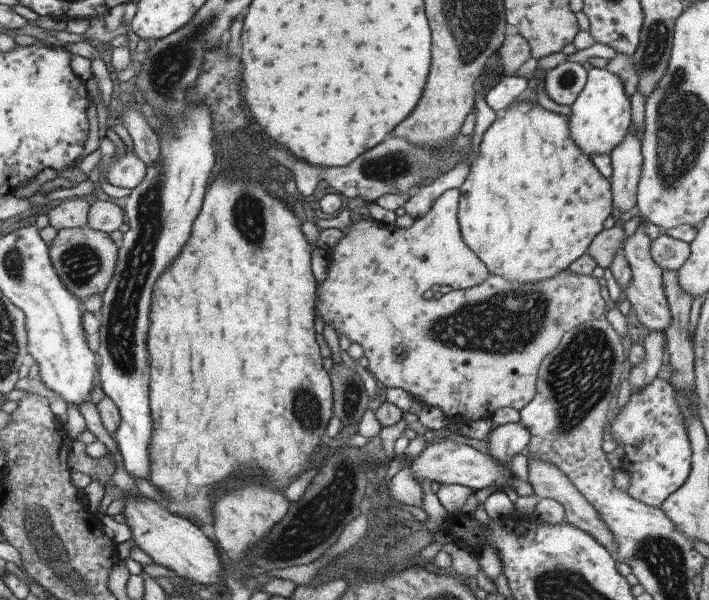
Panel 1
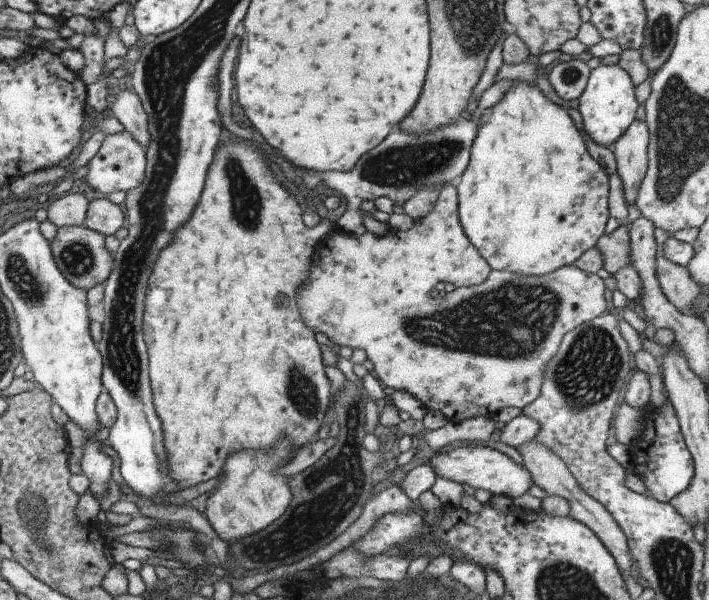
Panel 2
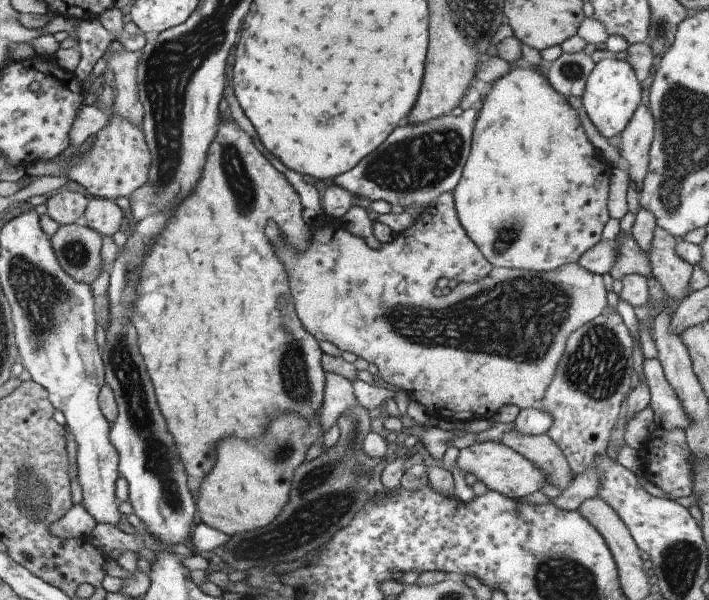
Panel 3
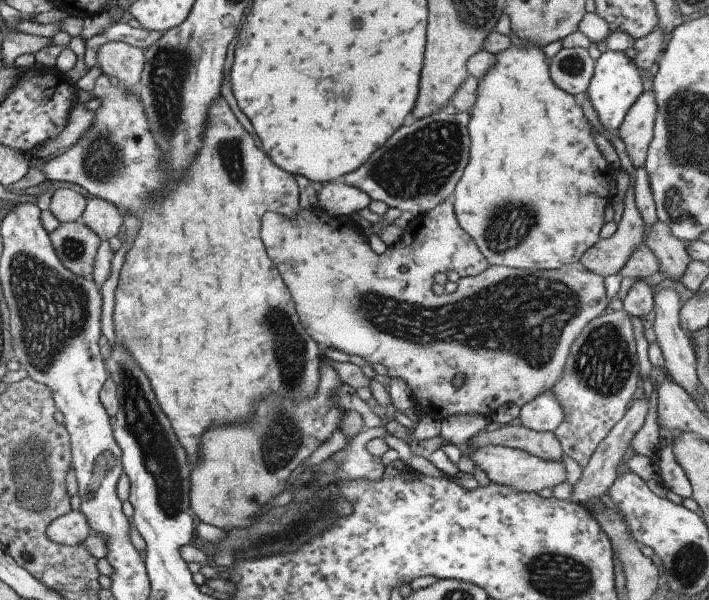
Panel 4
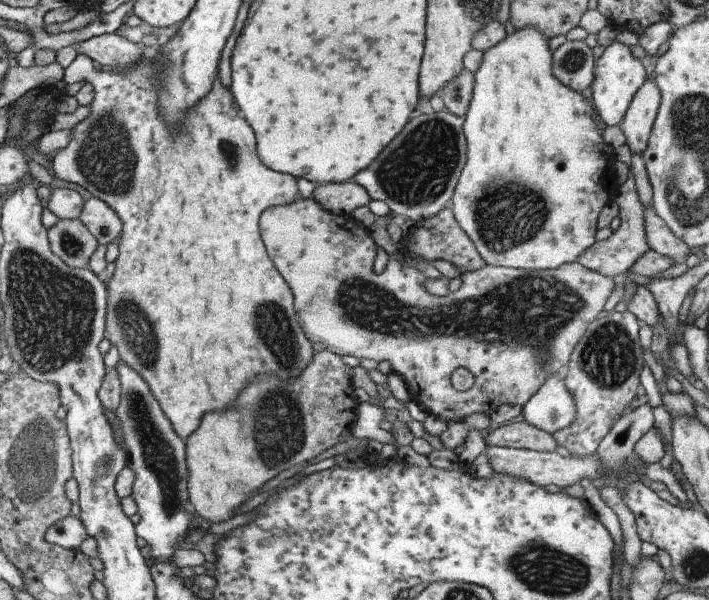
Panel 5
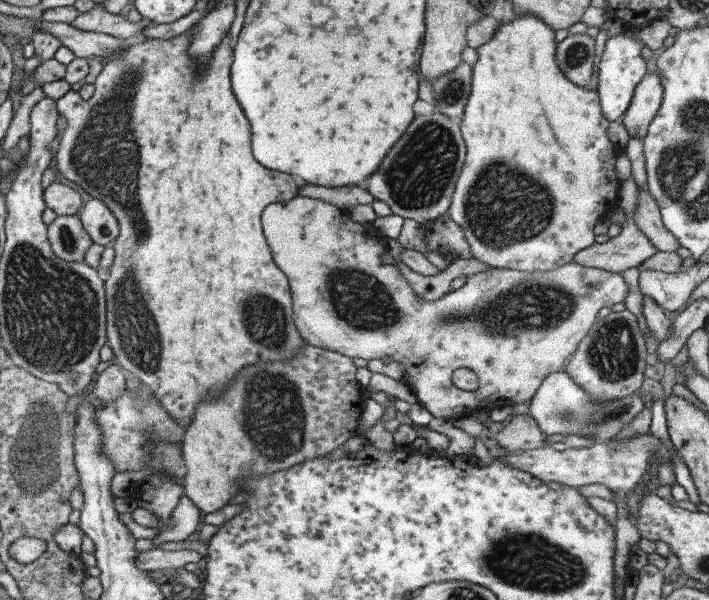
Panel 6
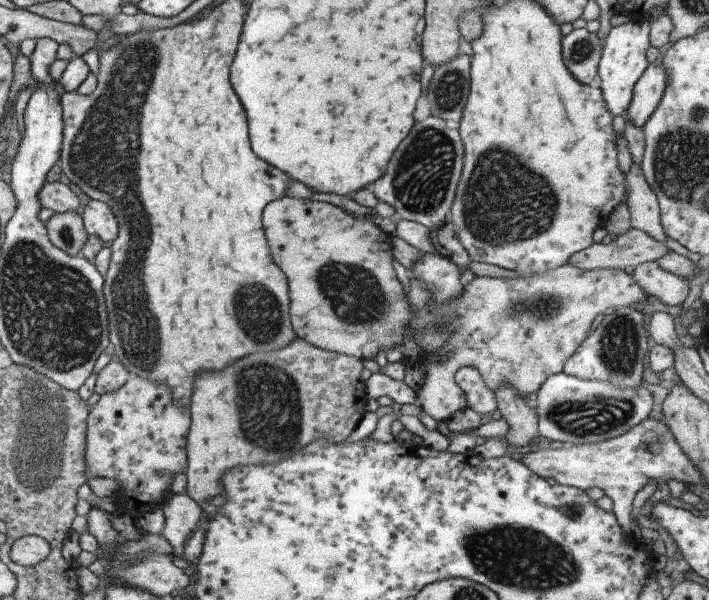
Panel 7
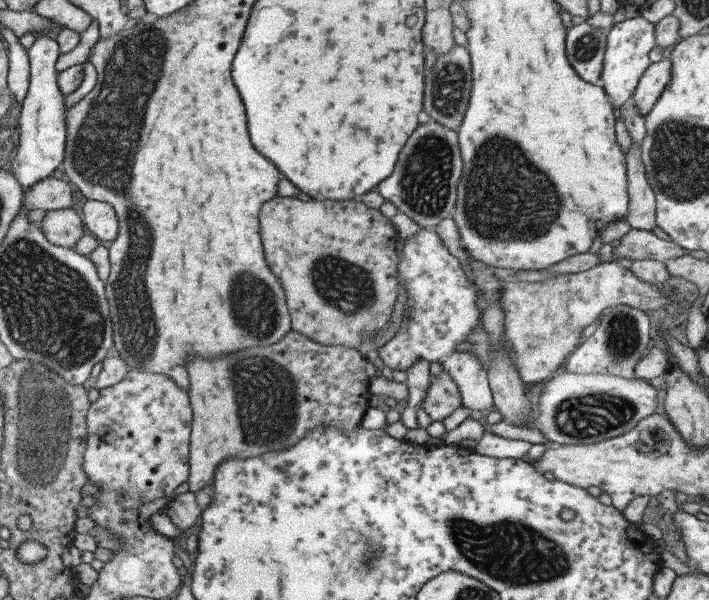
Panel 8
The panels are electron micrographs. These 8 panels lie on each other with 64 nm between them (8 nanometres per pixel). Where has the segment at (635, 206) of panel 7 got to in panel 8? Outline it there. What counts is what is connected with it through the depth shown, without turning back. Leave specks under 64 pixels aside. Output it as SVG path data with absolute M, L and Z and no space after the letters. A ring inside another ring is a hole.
M632 142L624 156L626 162L628 207L626 221L631 229L651 231L656 228L656 200L646 179L640 148Z

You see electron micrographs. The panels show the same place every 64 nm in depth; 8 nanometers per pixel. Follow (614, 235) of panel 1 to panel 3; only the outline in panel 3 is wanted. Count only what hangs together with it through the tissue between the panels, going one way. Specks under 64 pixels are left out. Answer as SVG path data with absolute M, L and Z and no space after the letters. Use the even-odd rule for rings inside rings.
M617 233L614 240L616 241L616 257L608 270L611 278L620 280L622 276L631 273L645 278L651 276L652 267L647 255L638 247L629 233Z

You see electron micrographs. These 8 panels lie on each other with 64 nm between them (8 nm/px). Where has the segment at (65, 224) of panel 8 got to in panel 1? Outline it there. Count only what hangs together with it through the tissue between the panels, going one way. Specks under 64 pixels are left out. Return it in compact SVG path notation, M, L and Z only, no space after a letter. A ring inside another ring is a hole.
M87 226L59 229L48 246L48 257L55 274L63 286L79 301L83 302L87 296L95 293L101 294L111 280L117 260L118 247L111 241L106 232L98 231Z

